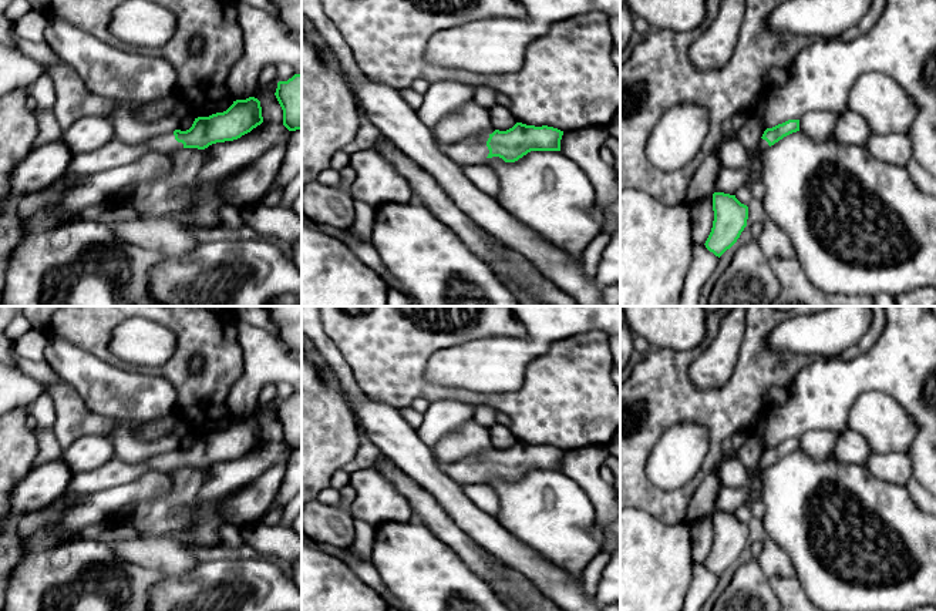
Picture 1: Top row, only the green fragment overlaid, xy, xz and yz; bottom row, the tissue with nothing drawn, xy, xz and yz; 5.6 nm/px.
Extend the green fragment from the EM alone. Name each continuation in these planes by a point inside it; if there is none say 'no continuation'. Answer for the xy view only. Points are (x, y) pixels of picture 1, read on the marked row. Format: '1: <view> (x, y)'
1: xy (115, 153)

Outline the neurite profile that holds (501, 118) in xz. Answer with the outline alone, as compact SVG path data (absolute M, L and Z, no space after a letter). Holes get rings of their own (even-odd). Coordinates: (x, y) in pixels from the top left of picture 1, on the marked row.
M495 104L489 110L489 115L492 128L499 131L506 131L518 122L518 120L512 115L509 108L499 104Z

